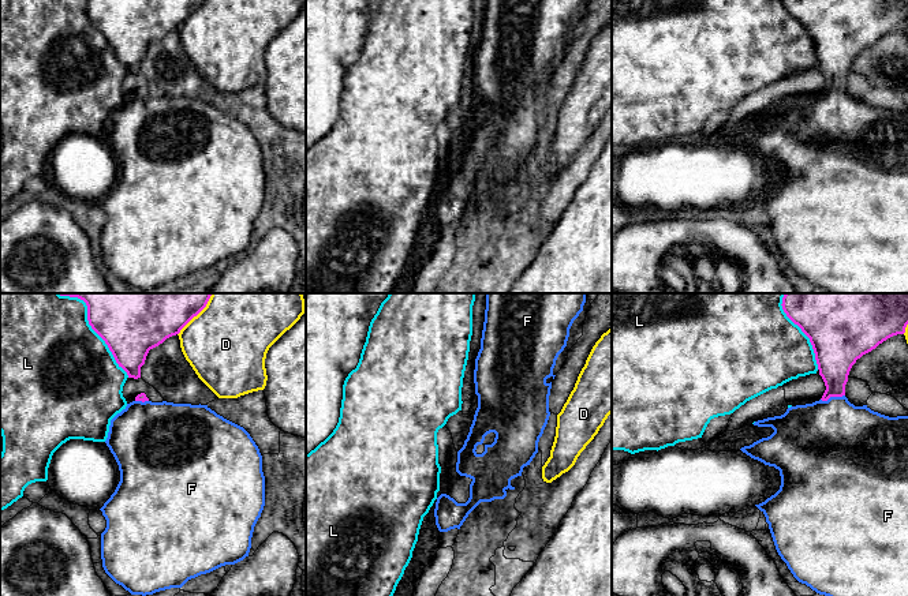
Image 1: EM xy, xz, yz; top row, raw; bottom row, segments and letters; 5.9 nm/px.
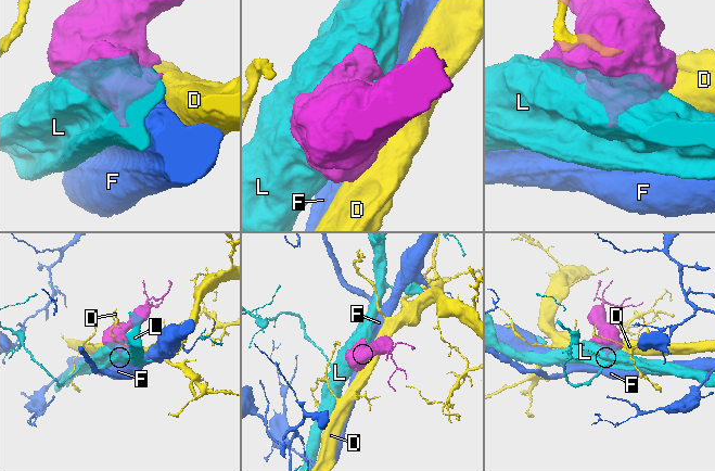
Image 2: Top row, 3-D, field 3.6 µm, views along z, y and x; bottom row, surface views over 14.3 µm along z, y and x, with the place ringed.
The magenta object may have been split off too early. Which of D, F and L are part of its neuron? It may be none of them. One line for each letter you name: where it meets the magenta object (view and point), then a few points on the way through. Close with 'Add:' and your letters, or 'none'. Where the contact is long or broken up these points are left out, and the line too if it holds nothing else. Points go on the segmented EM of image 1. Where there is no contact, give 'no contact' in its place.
F: meets magenta in yz at (832, 396); runs through yz (836, 353), (832, 396), (833, 438)
Add: F

